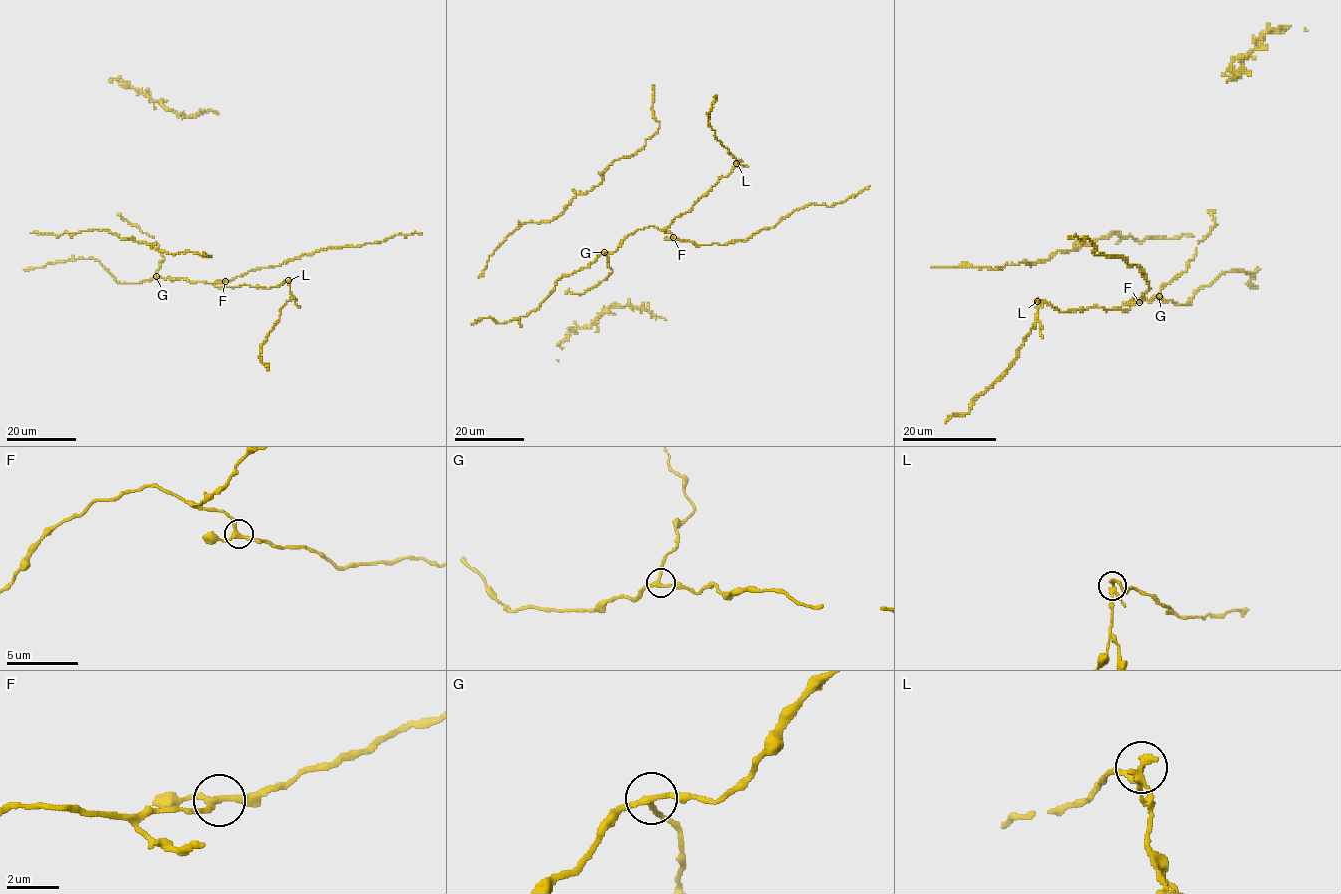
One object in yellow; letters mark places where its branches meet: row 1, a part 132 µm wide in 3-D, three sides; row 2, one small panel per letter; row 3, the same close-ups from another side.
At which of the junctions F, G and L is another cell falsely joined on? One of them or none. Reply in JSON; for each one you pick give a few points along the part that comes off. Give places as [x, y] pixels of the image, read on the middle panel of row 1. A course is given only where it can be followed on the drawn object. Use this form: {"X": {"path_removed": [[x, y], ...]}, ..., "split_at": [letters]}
{"L": {"path_removed": [[736, 162], [739, 161], [709, 126], [708, 113], [716, 95]]}, "split_at": ["L"]}

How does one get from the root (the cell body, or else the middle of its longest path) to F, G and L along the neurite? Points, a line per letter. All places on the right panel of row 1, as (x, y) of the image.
F: (1233, 271), (1225, 271), (1209, 285), (1200, 287), (1191, 304), (1176, 305), (1161, 297), (1123, 303), (1139, 302)
G: (1233, 271), (1225, 271), (1209, 285), (1200, 287), (1191, 304), (1176, 305), (1159, 296)
L: (1233, 271), (1183, 305), (1154, 297), (1133, 298), (1123, 303), (1126, 310), (1059, 311), (1037, 300)

